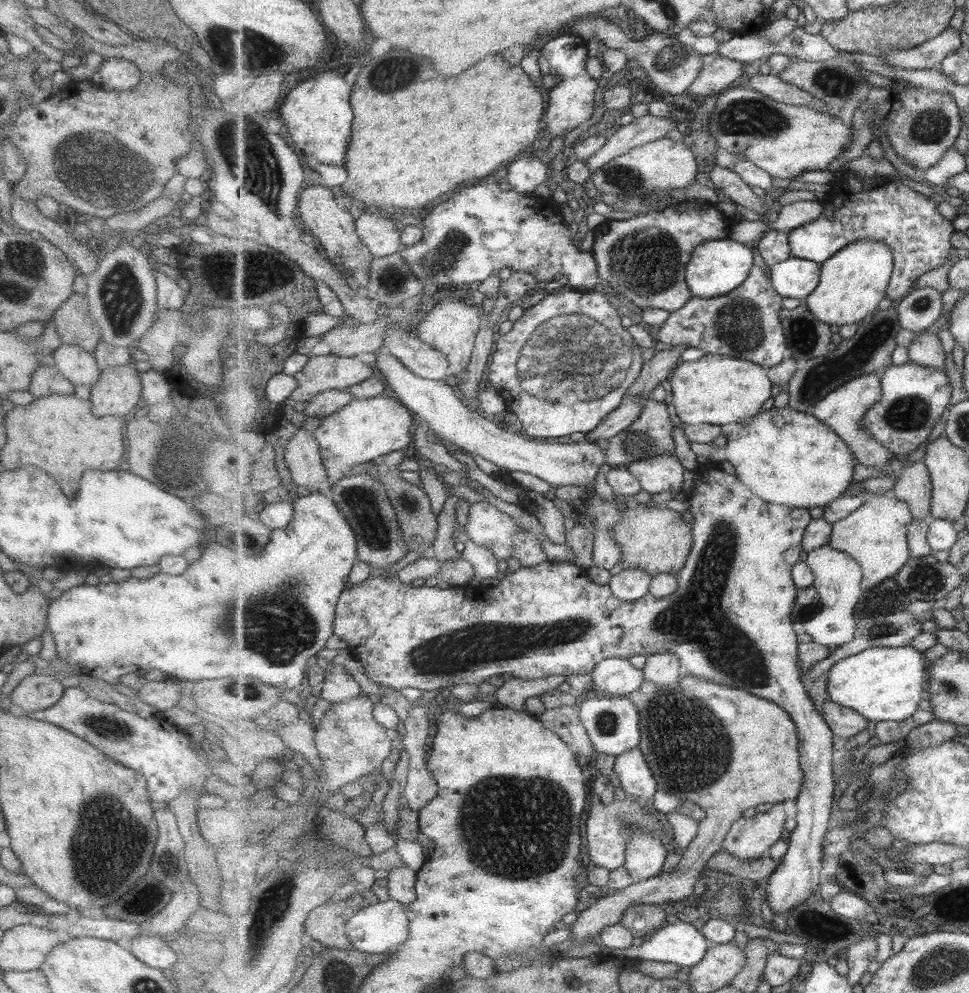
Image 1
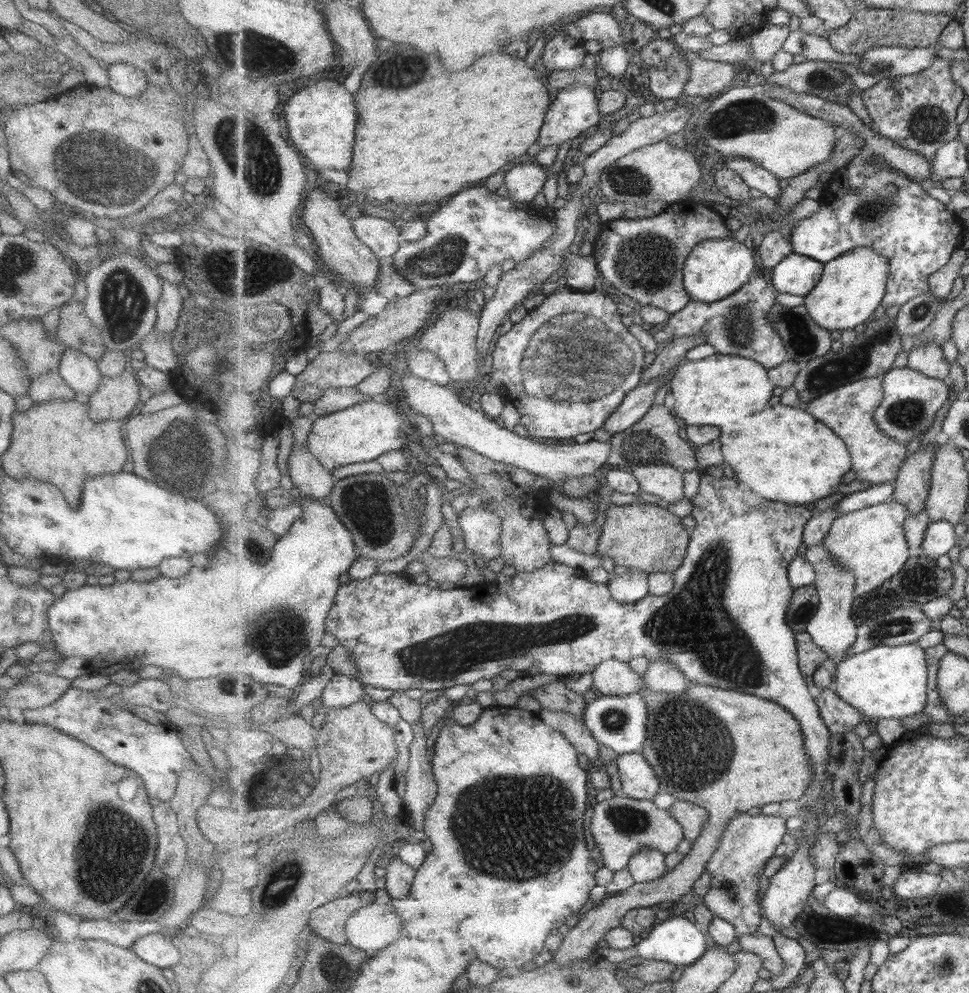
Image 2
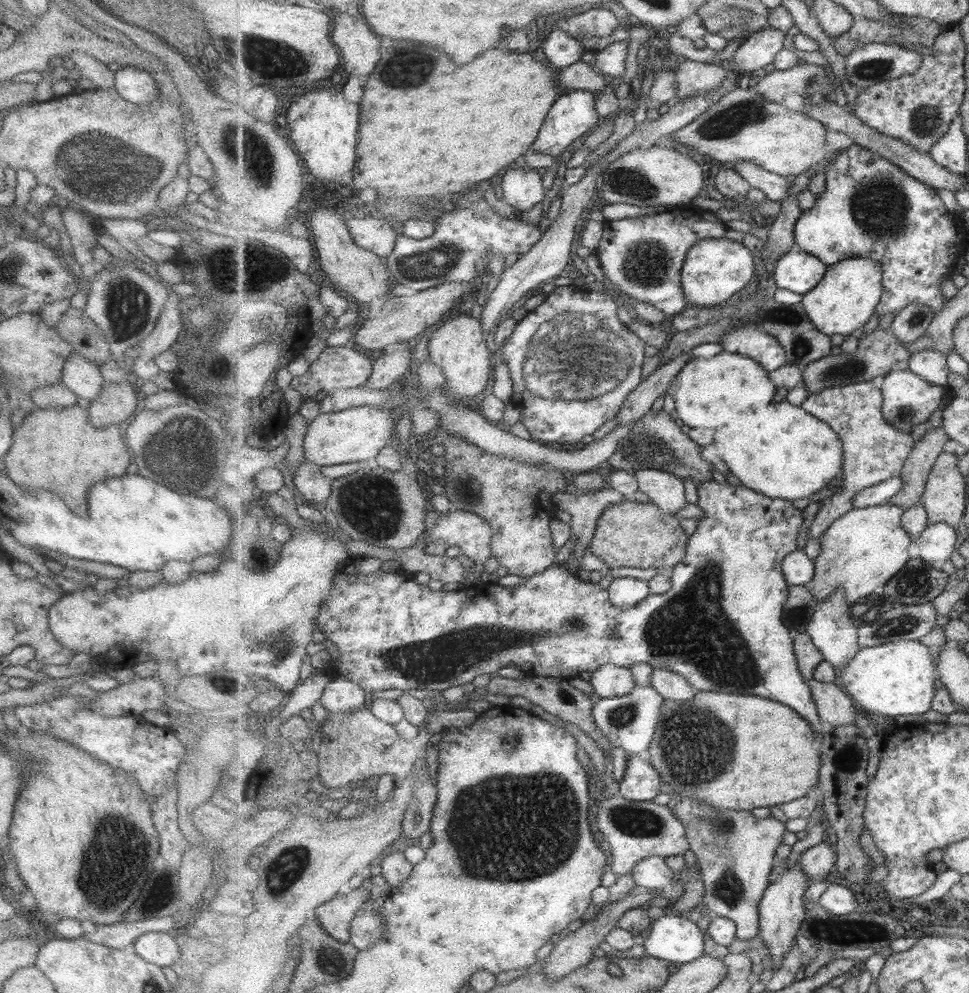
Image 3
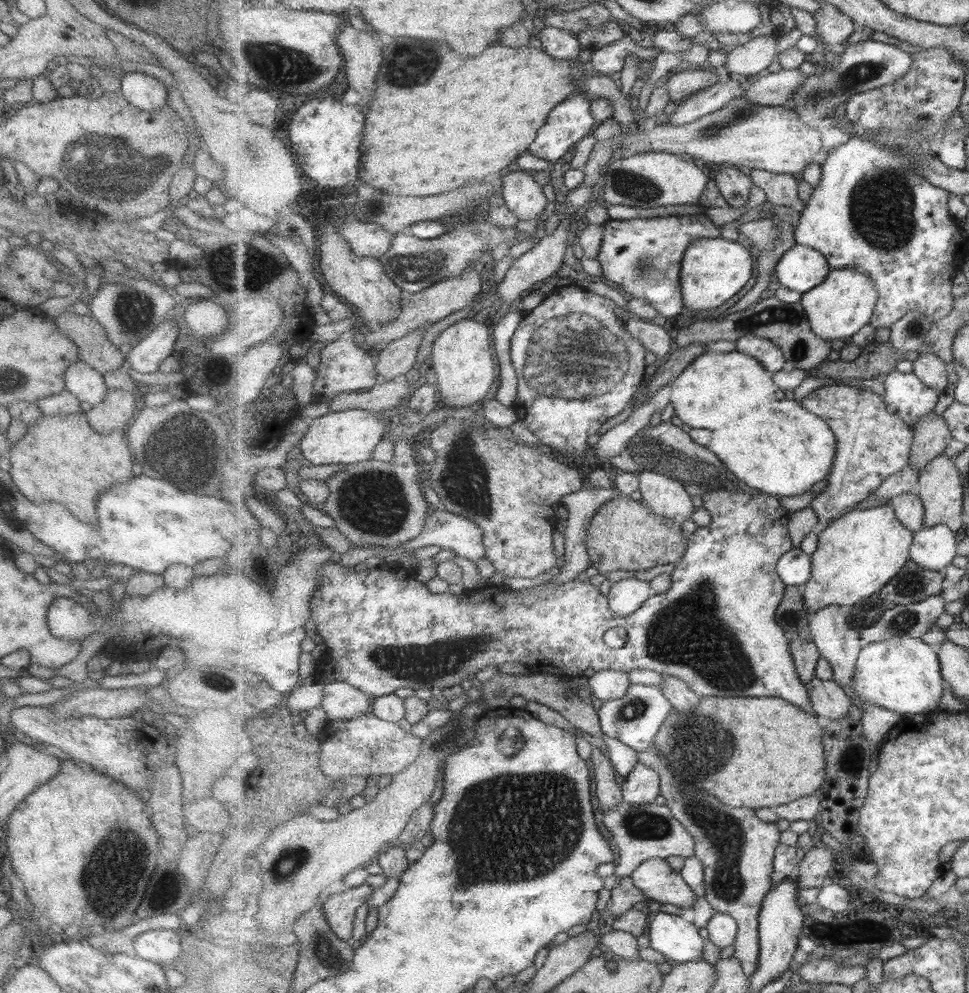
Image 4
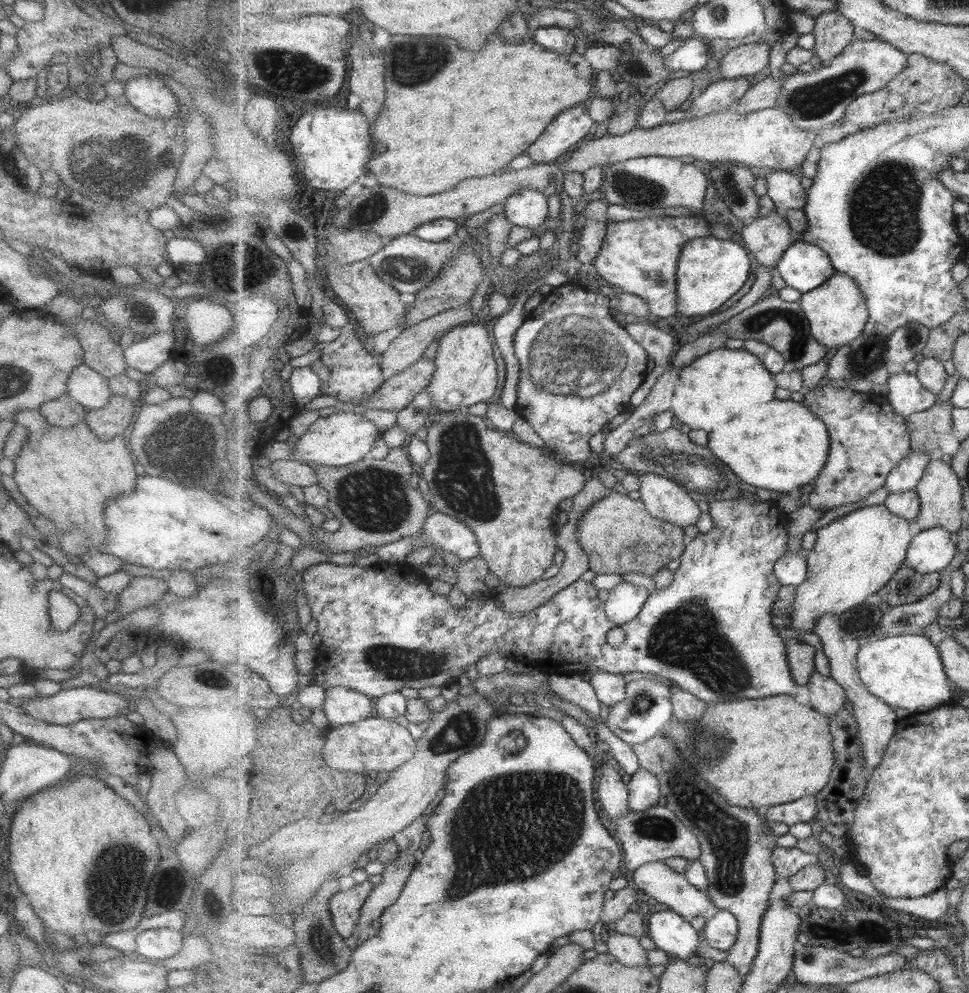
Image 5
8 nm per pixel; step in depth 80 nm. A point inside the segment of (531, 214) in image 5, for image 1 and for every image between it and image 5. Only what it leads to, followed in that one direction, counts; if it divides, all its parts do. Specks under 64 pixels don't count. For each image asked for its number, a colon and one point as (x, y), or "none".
1: (525, 173)
2: (525, 179)
3: (523, 187)
4: (523, 195)

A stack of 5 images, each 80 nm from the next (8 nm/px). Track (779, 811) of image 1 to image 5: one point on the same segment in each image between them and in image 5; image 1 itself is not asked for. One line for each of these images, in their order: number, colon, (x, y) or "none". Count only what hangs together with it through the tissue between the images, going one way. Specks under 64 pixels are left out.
2: (749, 841)
3: (737, 851)
4: (738, 850)
5: (737, 850)

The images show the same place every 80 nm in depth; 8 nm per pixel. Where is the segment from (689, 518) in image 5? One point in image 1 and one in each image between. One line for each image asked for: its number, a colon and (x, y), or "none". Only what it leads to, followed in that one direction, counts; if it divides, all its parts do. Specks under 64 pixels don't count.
1: (664, 473)
2: (666, 481)
3: (665, 489)
4: (667, 497)

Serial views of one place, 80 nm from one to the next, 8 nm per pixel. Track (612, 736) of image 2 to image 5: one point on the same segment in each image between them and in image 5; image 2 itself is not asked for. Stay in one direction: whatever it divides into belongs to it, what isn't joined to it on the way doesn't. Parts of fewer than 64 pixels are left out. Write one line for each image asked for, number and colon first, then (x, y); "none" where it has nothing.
3: (629, 722)
4: (635, 719)
5: (647, 709)

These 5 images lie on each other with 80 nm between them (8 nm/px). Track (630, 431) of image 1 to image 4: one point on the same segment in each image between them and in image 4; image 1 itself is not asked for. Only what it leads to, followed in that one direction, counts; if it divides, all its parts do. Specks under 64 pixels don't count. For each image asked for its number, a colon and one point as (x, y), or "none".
2: (655, 439)
3: (656, 442)
4: (666, 449)

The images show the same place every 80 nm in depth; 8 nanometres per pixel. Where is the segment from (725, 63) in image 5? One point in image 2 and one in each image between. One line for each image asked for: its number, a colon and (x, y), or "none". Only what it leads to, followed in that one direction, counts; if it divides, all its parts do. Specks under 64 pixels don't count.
2: (766, 42)
3: (759, 50)
4: (749, 59)

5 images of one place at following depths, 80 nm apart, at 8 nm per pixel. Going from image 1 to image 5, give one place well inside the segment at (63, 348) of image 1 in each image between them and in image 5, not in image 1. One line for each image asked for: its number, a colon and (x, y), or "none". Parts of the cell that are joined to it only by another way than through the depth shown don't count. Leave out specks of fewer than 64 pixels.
2: (80, 372)
3: (81, 377)
4: (82, 381)
5: (84, 386)

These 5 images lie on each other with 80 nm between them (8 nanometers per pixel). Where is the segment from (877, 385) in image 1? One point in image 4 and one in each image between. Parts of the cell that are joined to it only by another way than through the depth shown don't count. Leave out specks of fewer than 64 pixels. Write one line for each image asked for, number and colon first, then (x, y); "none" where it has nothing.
2: (850, 410)
3: (875, 452)
4: (873, 445)

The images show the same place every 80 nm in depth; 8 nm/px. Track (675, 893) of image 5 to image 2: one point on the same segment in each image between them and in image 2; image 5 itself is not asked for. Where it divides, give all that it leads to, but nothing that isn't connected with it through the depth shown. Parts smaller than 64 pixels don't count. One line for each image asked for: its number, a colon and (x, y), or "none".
2: (646, 865)
3: (653, 871)
4: (656, 877)

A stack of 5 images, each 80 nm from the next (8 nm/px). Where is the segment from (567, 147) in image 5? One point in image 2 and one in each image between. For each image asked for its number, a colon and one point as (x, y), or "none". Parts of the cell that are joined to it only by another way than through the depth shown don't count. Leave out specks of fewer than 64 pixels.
2: (577, 107)
3: (571, 116)
4: (572, 120)

